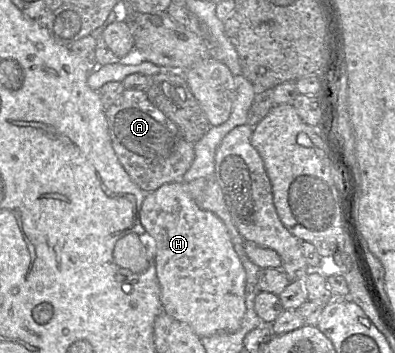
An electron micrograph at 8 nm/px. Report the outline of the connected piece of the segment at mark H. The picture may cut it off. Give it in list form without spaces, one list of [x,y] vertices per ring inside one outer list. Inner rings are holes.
[[[183,181],[166,183],[147,193],[140,219],[156,242],[163,311],[187,323],[199,337],[236,332],[246,312],[246,272],[223,221],[201,209]]]

